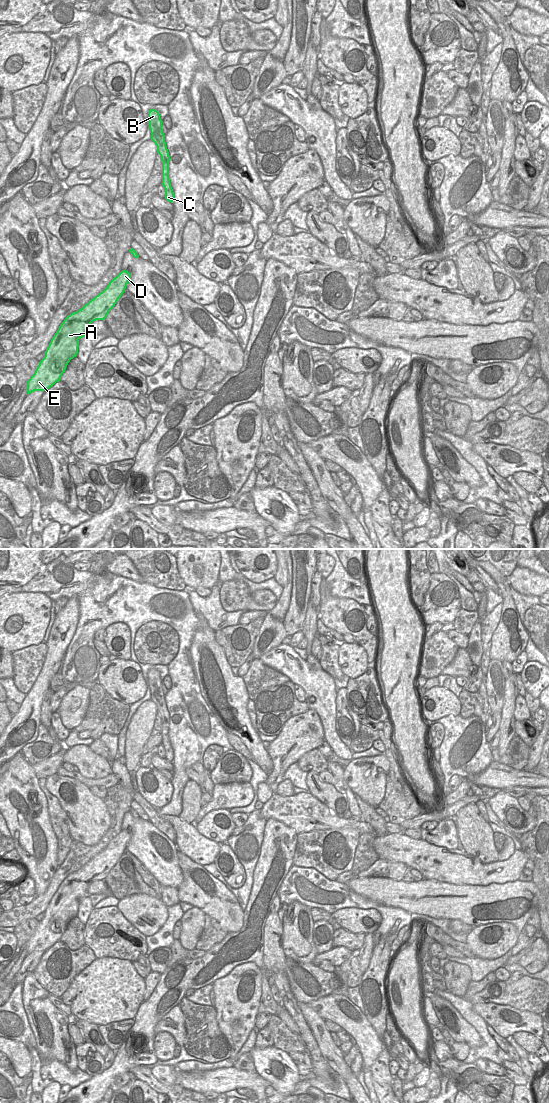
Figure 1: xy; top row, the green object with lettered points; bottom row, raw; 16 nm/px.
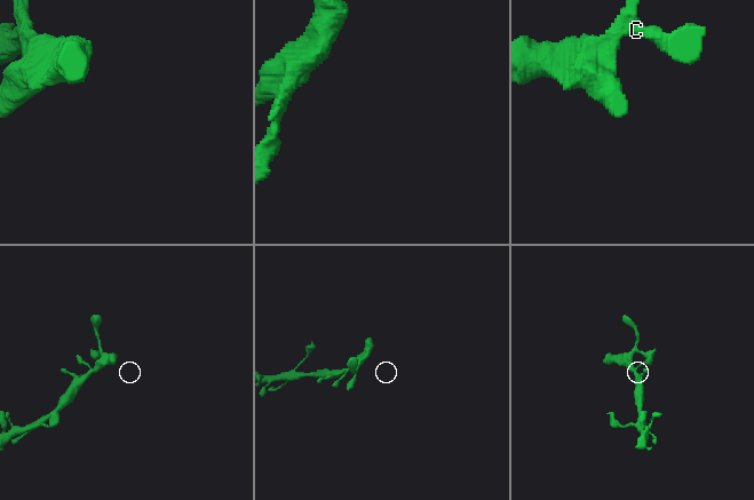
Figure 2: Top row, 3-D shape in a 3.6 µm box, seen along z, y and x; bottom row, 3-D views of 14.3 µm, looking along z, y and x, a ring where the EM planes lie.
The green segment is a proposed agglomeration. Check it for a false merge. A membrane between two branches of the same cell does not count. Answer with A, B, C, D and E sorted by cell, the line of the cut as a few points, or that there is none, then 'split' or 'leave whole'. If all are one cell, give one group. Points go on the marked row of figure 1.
groups A B C D E; cut none; leave whole

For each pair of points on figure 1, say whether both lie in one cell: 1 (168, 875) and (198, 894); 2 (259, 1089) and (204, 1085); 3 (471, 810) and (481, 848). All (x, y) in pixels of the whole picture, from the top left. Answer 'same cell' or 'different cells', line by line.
1: different cells
2: same cell
3: same cell

